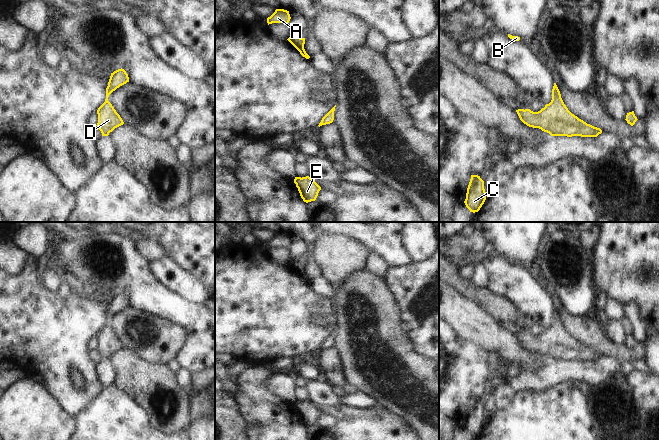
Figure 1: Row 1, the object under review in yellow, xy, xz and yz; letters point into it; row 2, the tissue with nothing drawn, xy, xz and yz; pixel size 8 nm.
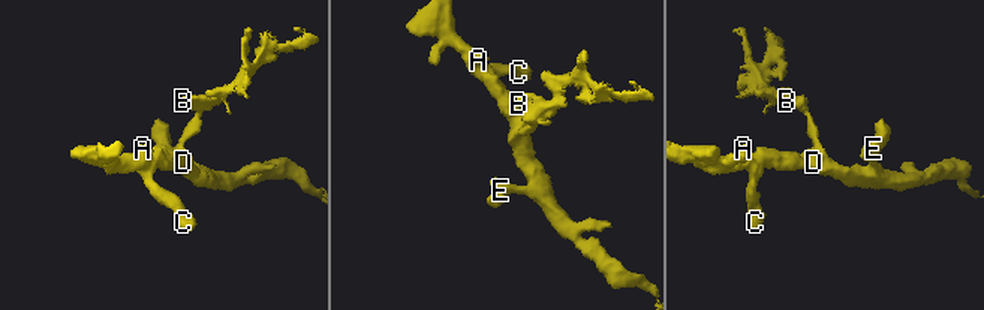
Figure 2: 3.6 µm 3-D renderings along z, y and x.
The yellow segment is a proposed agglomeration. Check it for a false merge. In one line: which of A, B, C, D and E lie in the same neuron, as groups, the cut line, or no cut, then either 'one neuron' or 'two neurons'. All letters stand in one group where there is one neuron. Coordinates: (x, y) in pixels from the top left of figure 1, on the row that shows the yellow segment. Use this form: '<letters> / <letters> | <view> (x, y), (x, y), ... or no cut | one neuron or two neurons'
A B C D E | no cut | one neuron

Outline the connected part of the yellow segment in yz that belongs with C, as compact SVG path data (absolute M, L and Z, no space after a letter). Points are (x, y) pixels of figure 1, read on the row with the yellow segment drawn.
M471 175L464 201L470 212L478 212L486 200L484 181L478 175Z

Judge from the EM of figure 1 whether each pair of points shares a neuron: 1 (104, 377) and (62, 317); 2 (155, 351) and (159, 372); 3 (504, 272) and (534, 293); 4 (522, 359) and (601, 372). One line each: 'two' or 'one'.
1: two
2: two
3: one
4: two

